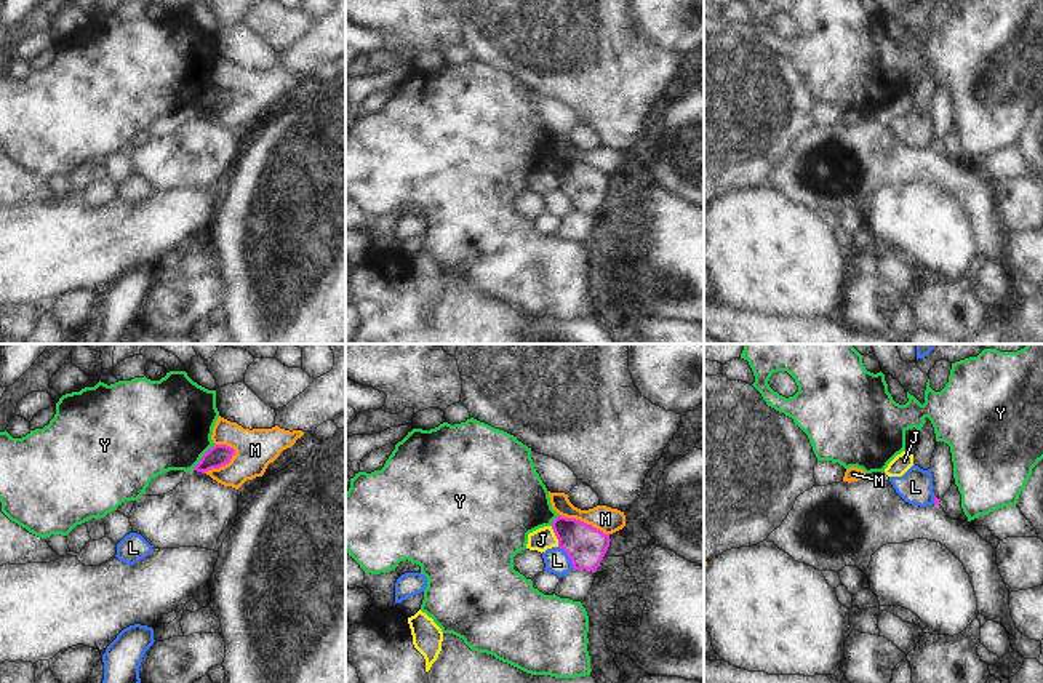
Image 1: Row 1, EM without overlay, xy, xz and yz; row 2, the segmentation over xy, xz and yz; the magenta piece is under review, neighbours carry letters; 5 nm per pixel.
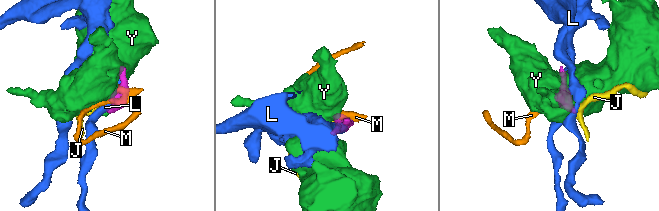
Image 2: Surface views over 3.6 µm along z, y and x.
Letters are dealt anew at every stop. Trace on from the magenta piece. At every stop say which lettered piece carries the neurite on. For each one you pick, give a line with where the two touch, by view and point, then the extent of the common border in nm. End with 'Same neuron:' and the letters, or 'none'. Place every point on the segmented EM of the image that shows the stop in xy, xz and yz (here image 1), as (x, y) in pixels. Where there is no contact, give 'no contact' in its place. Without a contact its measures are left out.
Same neuron: none

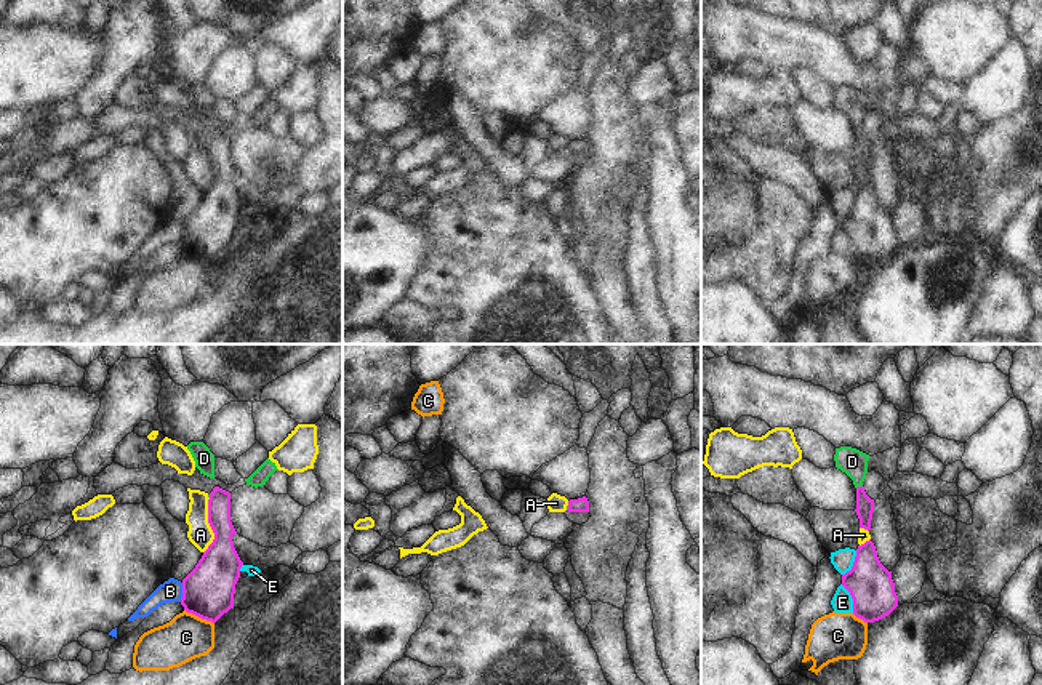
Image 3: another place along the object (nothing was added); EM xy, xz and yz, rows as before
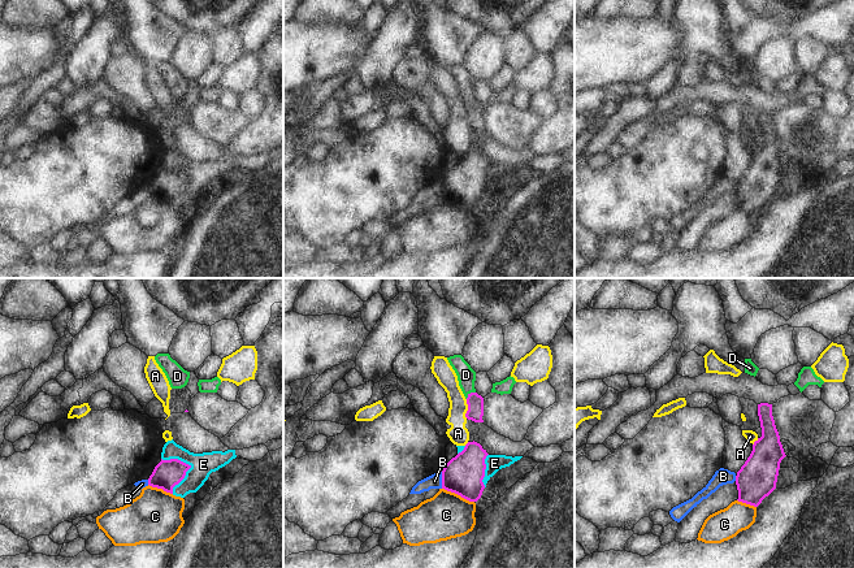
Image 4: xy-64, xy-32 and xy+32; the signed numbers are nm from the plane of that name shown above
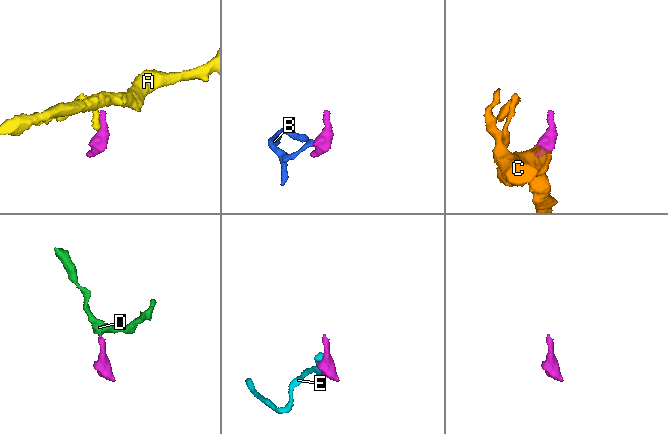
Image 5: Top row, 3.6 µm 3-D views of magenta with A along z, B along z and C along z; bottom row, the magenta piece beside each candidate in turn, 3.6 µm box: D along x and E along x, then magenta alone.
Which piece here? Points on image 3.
D: contact yz (858, 487); length 40 nm
Same neuron: D

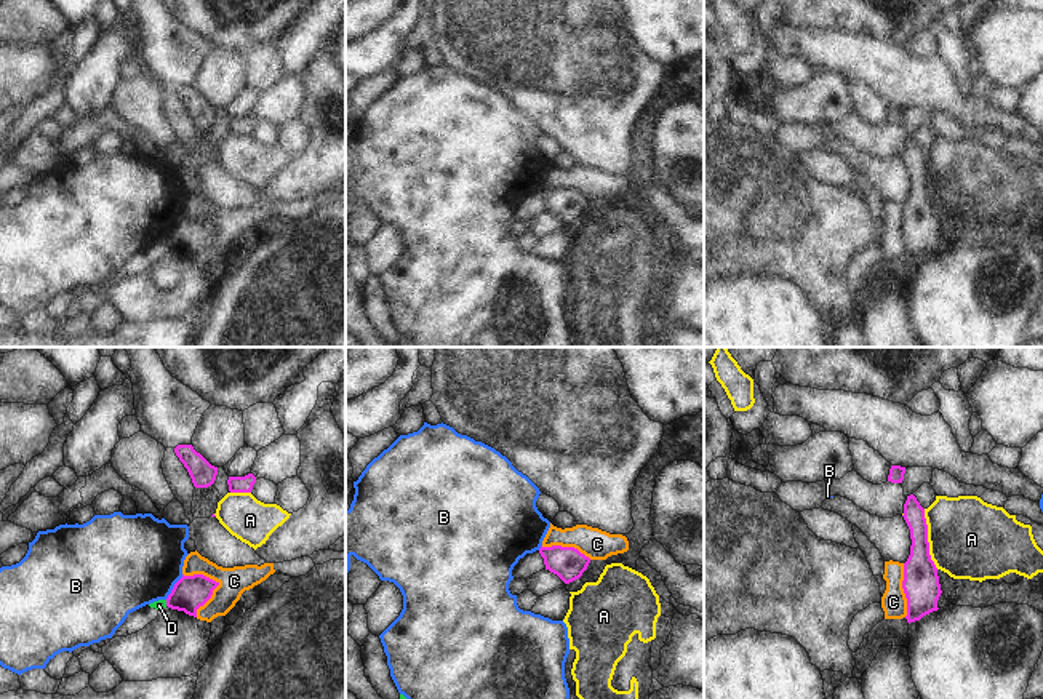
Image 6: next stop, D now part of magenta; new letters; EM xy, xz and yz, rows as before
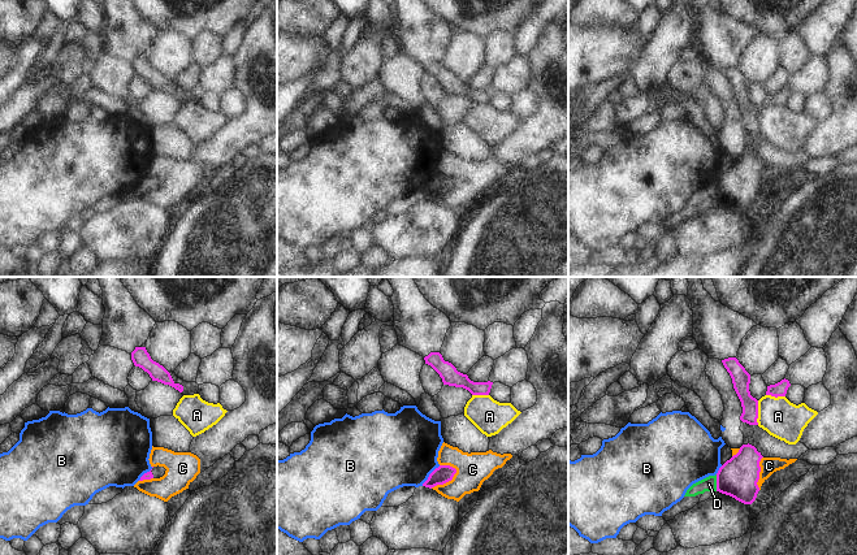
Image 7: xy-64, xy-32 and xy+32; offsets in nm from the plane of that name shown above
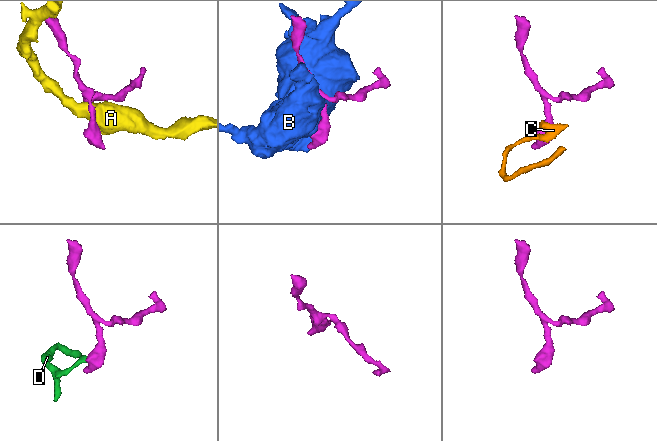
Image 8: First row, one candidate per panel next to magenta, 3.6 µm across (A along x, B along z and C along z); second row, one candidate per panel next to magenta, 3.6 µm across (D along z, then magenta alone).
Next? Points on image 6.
Same neuron: none

